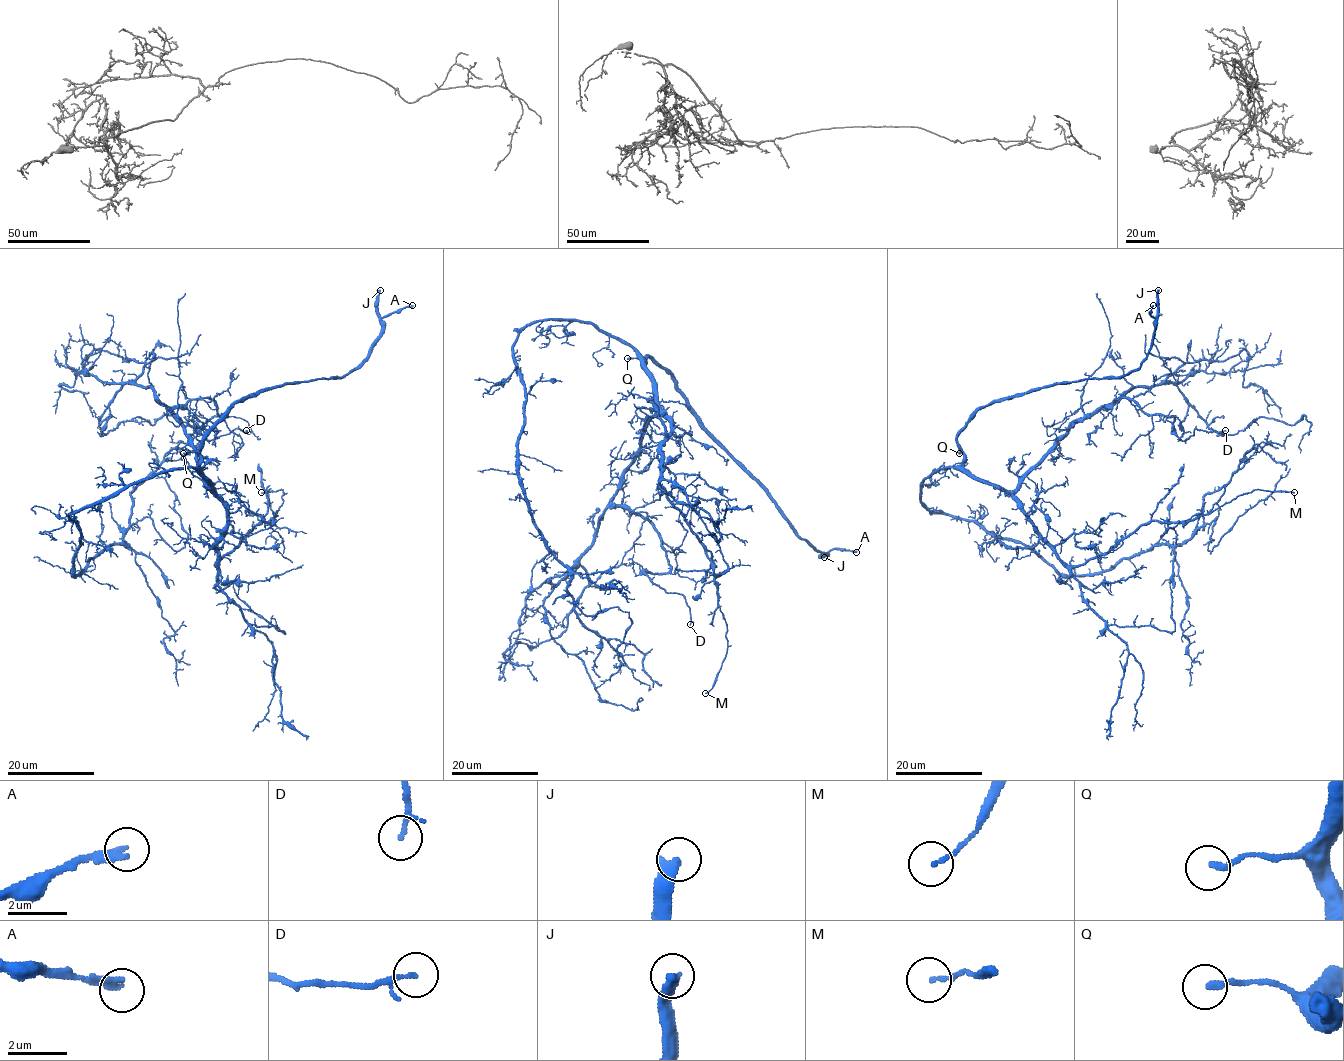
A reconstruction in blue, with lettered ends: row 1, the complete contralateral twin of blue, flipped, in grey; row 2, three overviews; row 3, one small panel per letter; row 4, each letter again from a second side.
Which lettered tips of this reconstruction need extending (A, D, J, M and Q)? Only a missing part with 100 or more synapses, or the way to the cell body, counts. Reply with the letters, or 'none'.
A, J

